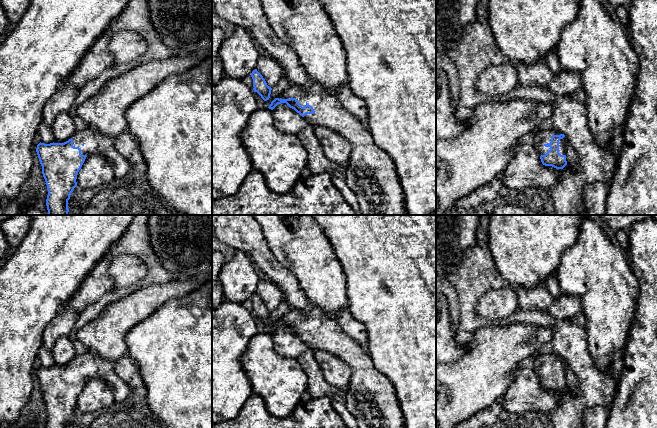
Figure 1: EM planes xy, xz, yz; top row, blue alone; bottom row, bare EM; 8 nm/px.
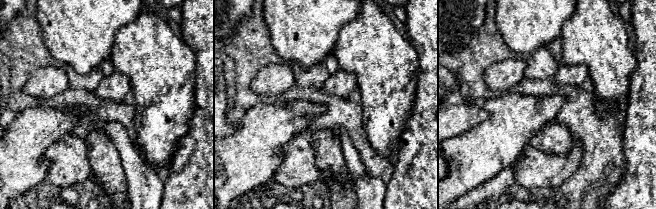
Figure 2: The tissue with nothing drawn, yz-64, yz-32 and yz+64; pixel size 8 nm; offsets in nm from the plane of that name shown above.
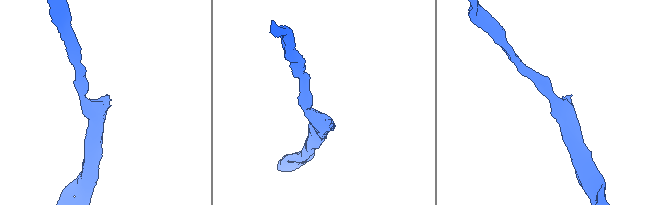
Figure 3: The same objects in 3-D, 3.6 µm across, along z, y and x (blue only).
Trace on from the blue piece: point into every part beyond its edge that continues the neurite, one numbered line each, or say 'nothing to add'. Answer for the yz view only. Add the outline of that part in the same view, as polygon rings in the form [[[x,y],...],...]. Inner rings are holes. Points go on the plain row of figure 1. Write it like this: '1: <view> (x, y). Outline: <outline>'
1: yz (540, 362). Outline: [[[555,353],[538,355],[534,358],[532,369],[540,380],[545,379],[550,374],[550,371],[545,371],[544,369],[551,366],[553,359],[560,358],[562,357]]]

